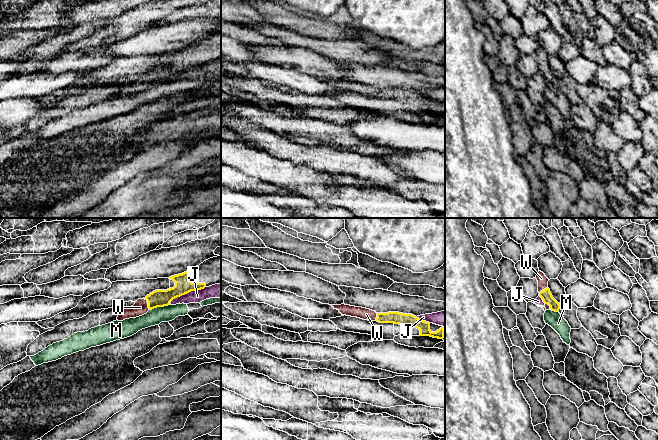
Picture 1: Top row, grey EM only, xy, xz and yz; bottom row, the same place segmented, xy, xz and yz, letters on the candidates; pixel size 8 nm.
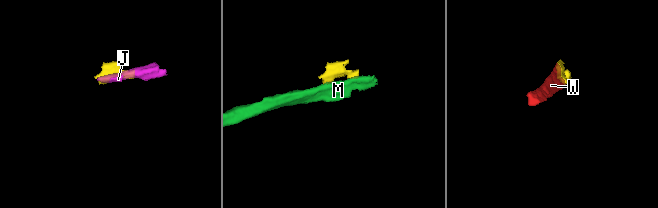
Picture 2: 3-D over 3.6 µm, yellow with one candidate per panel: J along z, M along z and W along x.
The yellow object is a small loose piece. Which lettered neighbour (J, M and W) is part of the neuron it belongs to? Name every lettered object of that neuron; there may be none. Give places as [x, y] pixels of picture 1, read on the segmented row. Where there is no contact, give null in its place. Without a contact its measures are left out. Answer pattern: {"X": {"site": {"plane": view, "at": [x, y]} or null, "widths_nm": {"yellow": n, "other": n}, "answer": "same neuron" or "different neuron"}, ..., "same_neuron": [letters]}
{"J": {"site": {"plane": "xy", "at": [187, 292]}, "widths_nm": {"yellow": 140, "other": 110}, "answer": "different neuron"}, "M": {"site": {"plane": "xy", "at": [159, 306]}, "widths_nm": {"yellow": 140, "other": 130}, "answer": "different neuron"}, "W": {"site": {"plane": "xy", "at": [148, 304]}, "widths_nm": {"yellow": 140, "other": 120}, "answer": "same neuron"}, "same_neuron": ["W"]}

